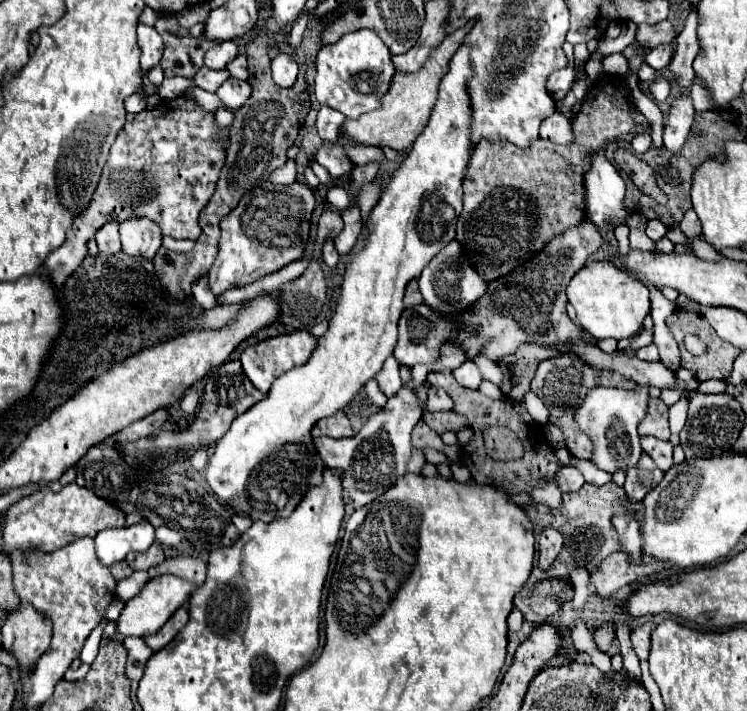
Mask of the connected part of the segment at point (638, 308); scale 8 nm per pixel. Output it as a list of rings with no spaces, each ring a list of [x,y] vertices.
[[[594,261],[584,265],[568,283],[566,293],[568,301],[576,309],[578,323],[594,339],[628,339],[642,329],[642,321],[650,313],[648,287],[640,285],[640,281],[632,281],[632,277],[620,273],[620,269],[608,261]]]

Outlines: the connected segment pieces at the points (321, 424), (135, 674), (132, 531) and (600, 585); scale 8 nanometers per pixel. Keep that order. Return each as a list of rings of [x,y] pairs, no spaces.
[[[344,411],[318,421],[316,427],[312,429],[314,439],[318,439],[318,437],[334,437],[334,439],[338,439],[338,437],[352,437],[352,435],[354,435],[354,431],[352,431],[350,421],[348,421]]]
[[[126,637],[124,647],[128,649],[126,673],[130,679],[138,681],[144,675],[144,667],[152,655],[152,649],[148,649],[148,645],[144,645],[144,639],[140,639],[140,637]]]
[[[148,521],[126,529],[104,529],[96,539],[96,559],[112,569],[114,563],[122,561],[130,551],[146,551],[154,543],[154,527]]]
[[[614,553],[606,557],[590,575],[590,583],[594,583],[598,597],[608,599],[616,595],[624,585],[642,581],[660,569],[664,569],[664,563],[646,559],[642,565],[630,565],[622,553]]]

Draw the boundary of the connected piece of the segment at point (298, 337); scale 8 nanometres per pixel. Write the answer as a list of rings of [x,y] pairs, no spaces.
[[[294,331],[290,335],[278,335],[278,337],[248,345],[240,355],[240,363],[242,363],[246,377],[252,381],[252,385],[256,389],[260,389],[262,393],[268,393],[274,379],[296,365],[304,365],[304,361],[308,361],[308,357],[316,349],[316,345],[318,345],[318,337],[314,337],[310,331]]]

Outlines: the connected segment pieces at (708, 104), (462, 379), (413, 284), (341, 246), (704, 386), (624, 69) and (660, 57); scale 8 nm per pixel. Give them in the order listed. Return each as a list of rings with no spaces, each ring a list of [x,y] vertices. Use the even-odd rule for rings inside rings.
[[[696,81],[696,85],[692,87],[692,101],[694,101],[694,111],[696,113],[715,109],[710,94],[704,93],[704,89],[700,89],[700,81]]]
[[[464,361],[458,369],[452,371],[456,381],[468,389],[478,389],[480,383],[482,383],[482,375],[480,375],[480,369],[476,367],[474,361]]]
[[[410,281],[408,283],[408,289],[406,289],[406,295],[404,295],[404,305],[406,307],[412,307],[412,305],[418,305],[418,303],[422,303],[418,281]]]
[[[355,203],[352,208],[339,212],[344,227],[340,234],[335,238],[335,247],[340,255],[348,254],[355,245],[361,231],[363,224],[361,221],[360,211]]]
[[[712,379],[701,382],[697,391],[703,394],[719,394],[725,392],[726,386],[725,381]]]
[[[613,53],[604,57],[602,66],[606,74],[624,75],[629,71],[628,60],[622,53]]]
[[[664,43],[664,45],[658,45],[646,53],[646,63],[654,69],[664,69],[670,65],[672,55],[674,55],[674,45]]]

